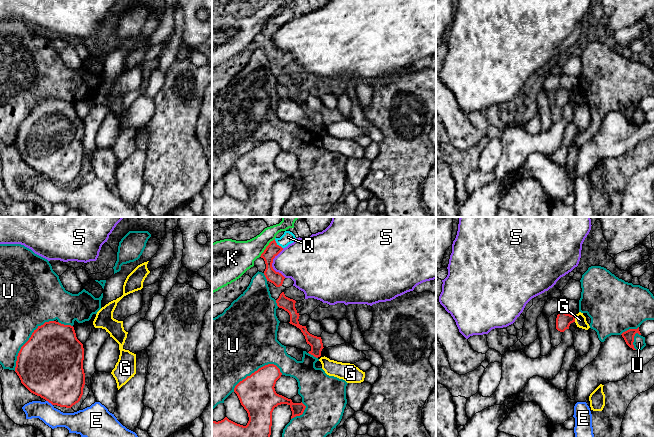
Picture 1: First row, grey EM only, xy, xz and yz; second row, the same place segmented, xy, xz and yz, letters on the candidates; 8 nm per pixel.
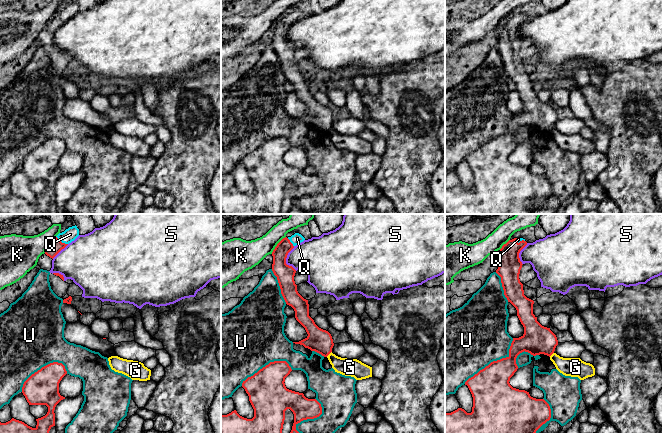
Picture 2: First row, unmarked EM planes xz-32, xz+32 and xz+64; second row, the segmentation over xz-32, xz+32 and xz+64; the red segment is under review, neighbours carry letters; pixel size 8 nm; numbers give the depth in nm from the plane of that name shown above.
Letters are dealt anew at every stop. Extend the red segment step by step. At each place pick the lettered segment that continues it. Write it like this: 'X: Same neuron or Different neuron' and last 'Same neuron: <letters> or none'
E: Different neuron
G: Different neuron
K: Different neuron
Q: Same neuron
S: Different neuron
U: Different neuron
Same neuron: Q

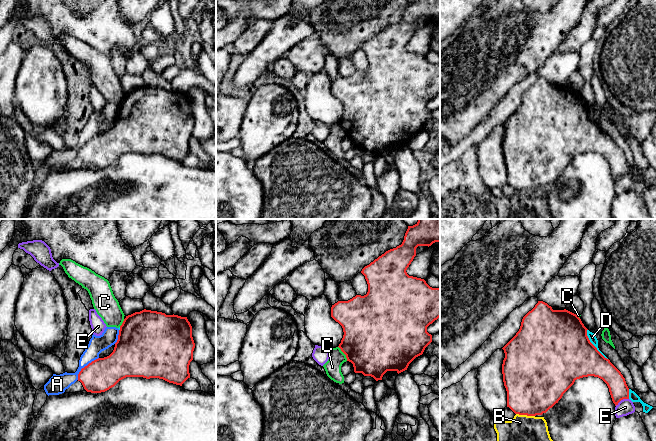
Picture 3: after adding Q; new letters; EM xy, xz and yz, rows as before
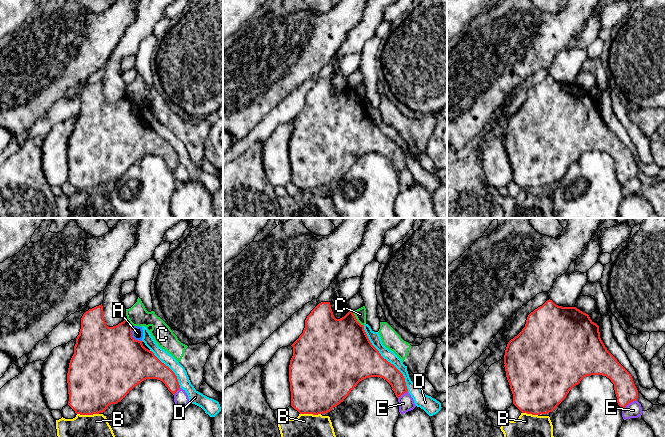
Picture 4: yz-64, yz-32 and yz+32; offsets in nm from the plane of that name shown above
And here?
A: Different neuron
B: Different neuron
C: Different neuron
D: Different neuron
E: Different neuron
Same neuron: none

